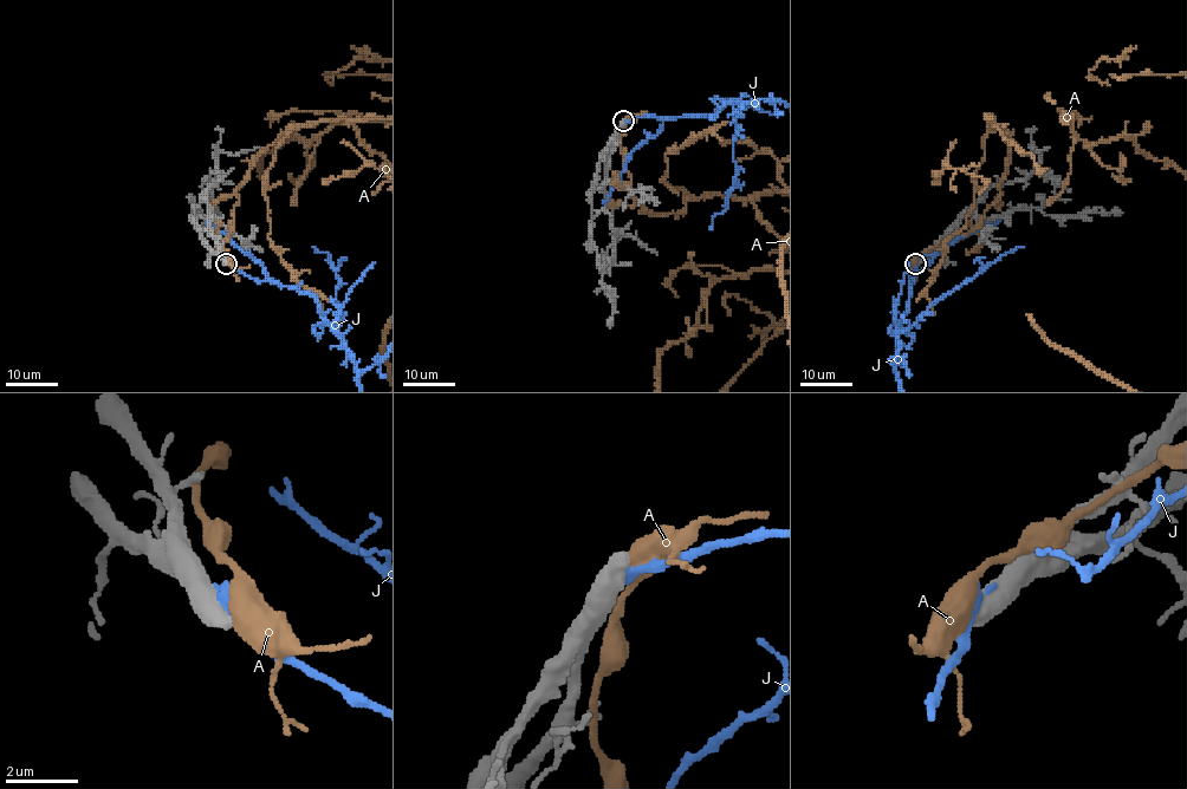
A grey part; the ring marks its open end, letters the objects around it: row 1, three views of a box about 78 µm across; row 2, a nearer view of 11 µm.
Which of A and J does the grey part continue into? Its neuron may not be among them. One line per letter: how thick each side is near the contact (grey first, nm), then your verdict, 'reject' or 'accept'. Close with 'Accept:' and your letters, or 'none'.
A: 480/500 nm | reject
J: 800/400 nm | reject
Accept: none

